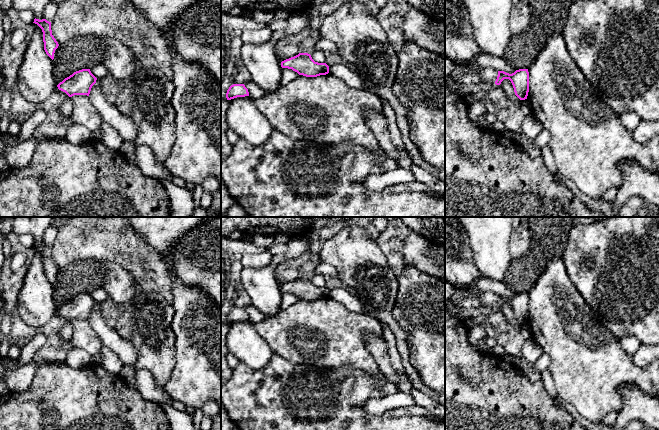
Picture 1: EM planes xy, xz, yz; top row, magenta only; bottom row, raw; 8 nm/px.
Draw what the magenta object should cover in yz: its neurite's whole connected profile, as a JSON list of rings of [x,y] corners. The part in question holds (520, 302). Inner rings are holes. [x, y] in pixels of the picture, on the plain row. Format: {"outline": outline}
{"outline": [[[484,292],[476,296],[483,305],[485,311],[495,307],[500,309],[504,303],[509,303],[513,309],[515,319],[520,324],[527,323],[529,316],[529,296],[528,293],[519,293],[509,298],[504,295],[497,295],[492,292]]]}

